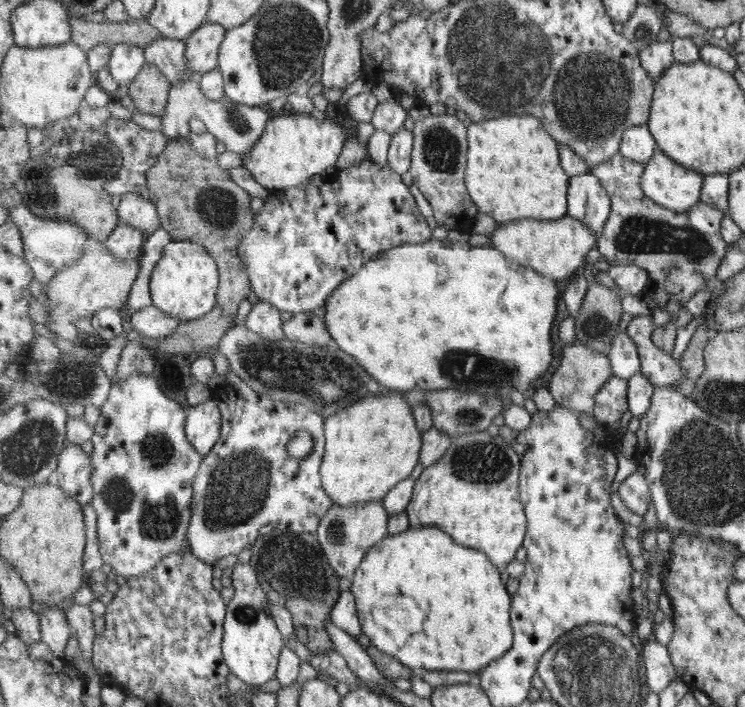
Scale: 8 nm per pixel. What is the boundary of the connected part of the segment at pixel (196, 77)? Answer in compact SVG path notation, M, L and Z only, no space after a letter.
M188 66L187 73L189 73L189 78L185 82L179 82L172 86L167 109L162 116L162 131L168 138L170 140L187 138L191 130L189 120L199 117L206 124L208 132L214 135L218 142L224 143L228 150L243 156L249 149L253 149L253 145L265 133L267 123L274 113L267 112L263 107L240 105L239 103L230 104L226 99L211 100L211 98L207 98L201 88L201 75L195 72L191 66Z

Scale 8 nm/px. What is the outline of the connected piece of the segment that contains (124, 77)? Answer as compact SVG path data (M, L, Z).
M121 43L112 49L108 70L112 78L121 86L128 86L131 81L137 80L146 63L144 49L130 43Z

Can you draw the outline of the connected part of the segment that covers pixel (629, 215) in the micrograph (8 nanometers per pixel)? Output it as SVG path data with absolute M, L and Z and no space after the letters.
M620 152L611 159L592 167L590 172L608 190L612 201L612 212L605 225L602 236L597 245L598 251L604 258L604 266L635 264L649 272L649 286L651 298L657 301L660 310L671 312L675 316L679 310L684 310L687 302L694 294L707 289L708 278L714 277L721 266L721 259L727 254L728 242L722 236L721 227L725 215L720 209L707 204L700 204L689 211L676 212L650 200L641 189L641 176L646 165L623 156Z

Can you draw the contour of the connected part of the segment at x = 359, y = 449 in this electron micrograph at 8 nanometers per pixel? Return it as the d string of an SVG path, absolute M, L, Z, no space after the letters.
M399 391L379 394L367 396L360 400L361 404L337 411L326 419L327 442L321 478L334 504L351 506L357 502L382 501L397 484L411 477L420 464L424 437L417 428L412 404Z

